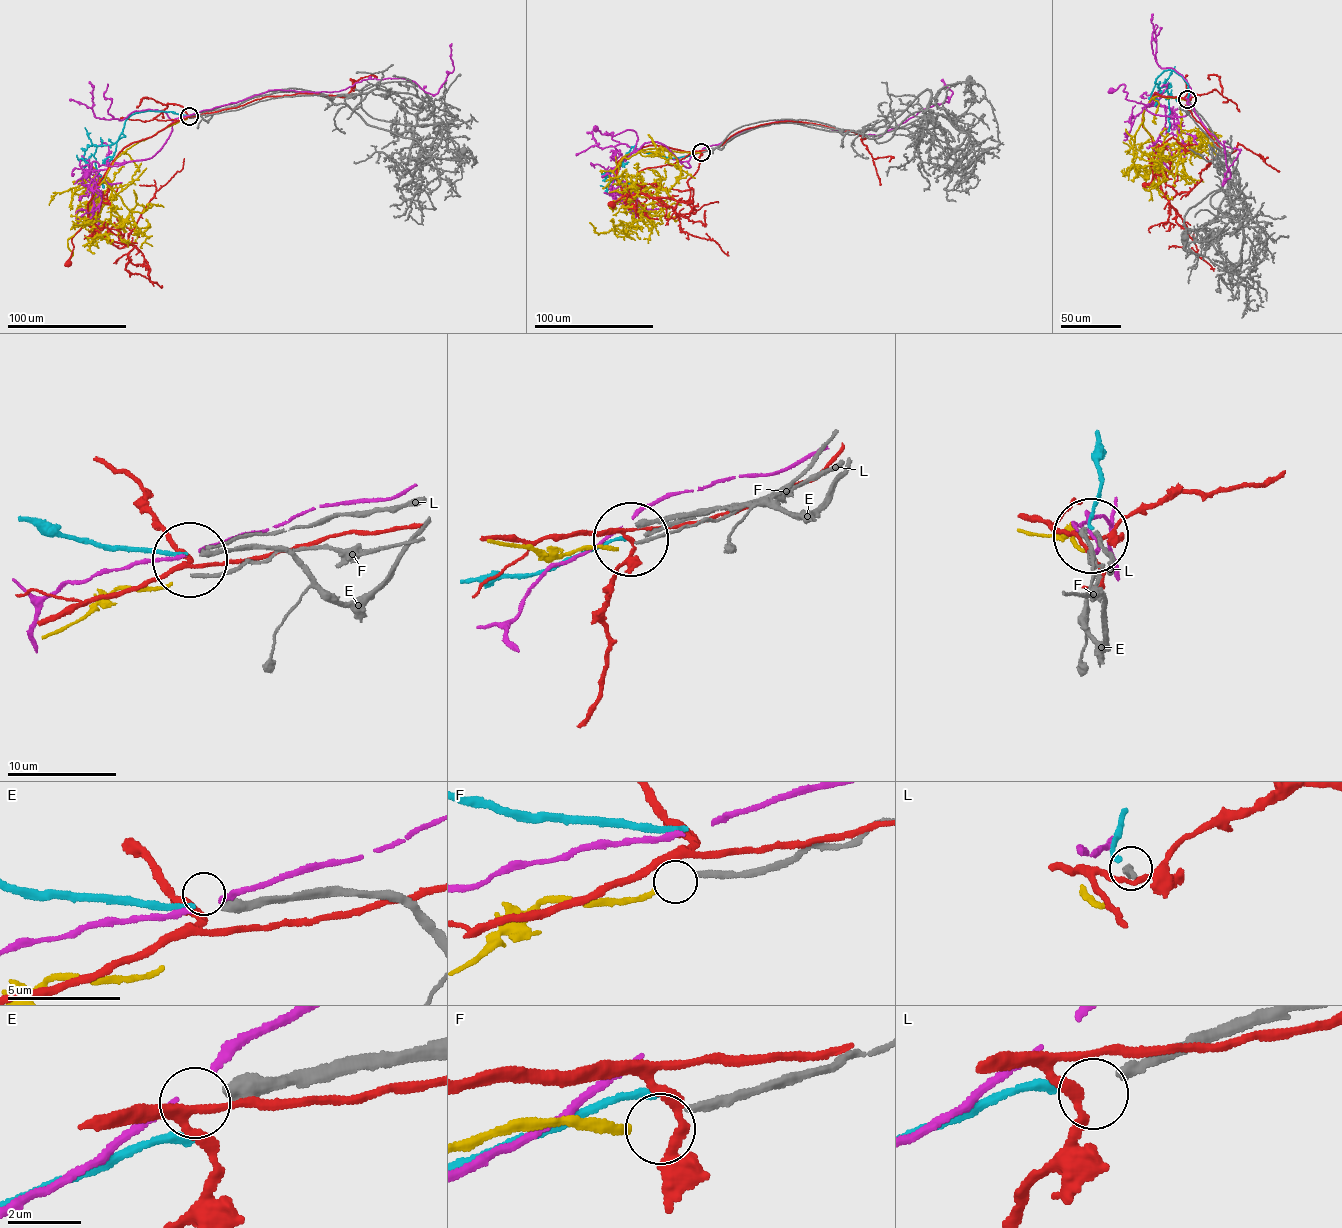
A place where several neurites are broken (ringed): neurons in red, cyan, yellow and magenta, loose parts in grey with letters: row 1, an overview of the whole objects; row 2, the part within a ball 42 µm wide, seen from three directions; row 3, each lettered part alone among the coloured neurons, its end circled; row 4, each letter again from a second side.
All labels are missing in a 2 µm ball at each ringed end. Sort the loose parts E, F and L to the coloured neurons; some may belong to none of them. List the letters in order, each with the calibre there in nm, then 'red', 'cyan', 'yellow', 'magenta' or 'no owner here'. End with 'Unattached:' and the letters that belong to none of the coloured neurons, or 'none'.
E: calibre 550 nm; no owner here
F: calibre 260 nm; yellow
L: calibre 280 nm; cyan
Unattached: E

